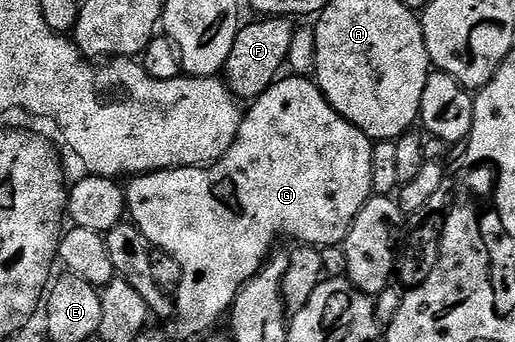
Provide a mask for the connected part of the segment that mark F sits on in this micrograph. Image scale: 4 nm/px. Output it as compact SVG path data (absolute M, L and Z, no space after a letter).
M260 17L255 21L257 23L245 22L241 26L234 37L234 49L230 49L230 57L226 57L222 72L224 82L240 101L257 99L266 93L269 85L281 78L283 71L280 70L289 62L297 28L297 24L288 17Z

